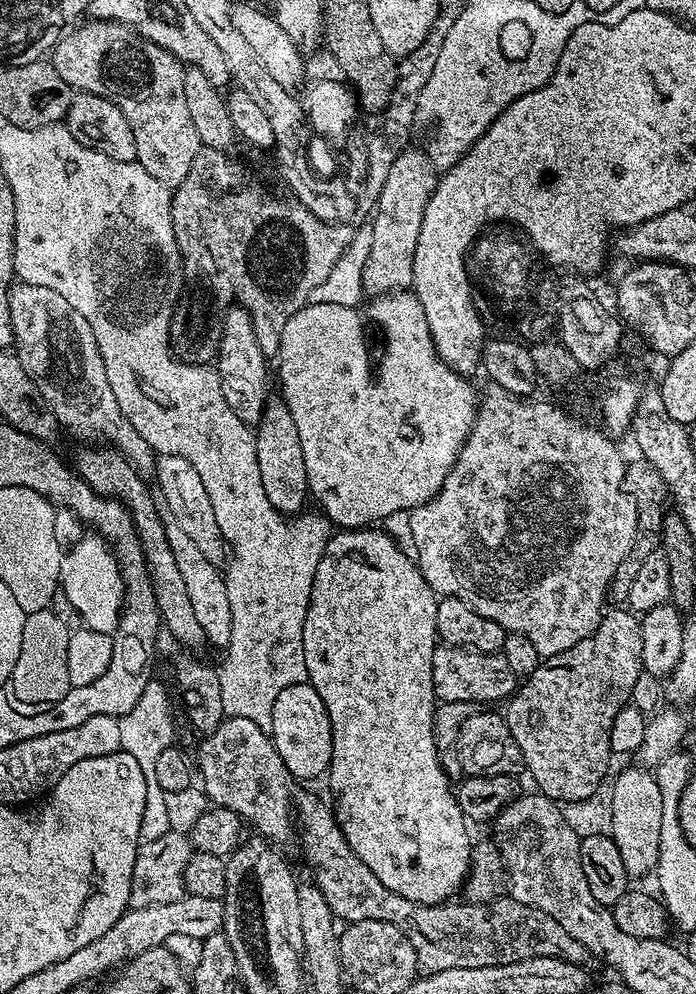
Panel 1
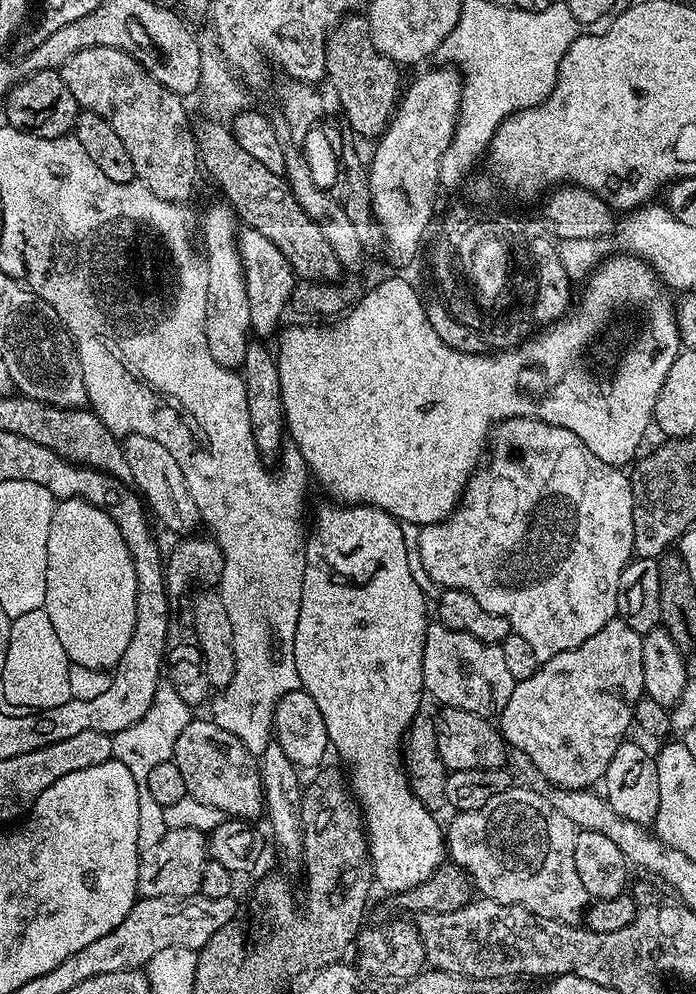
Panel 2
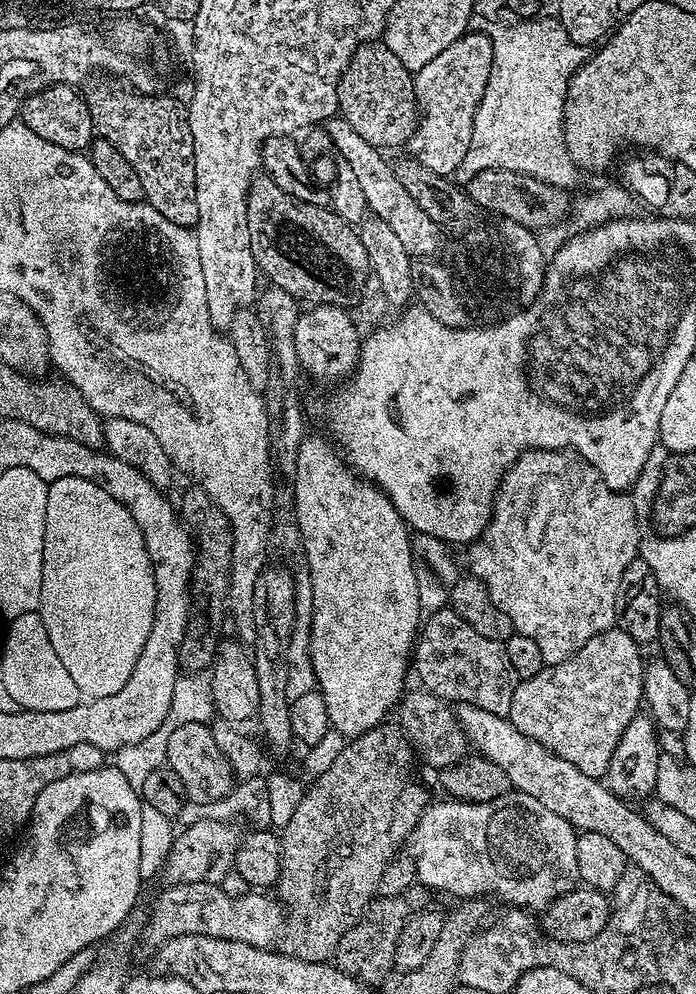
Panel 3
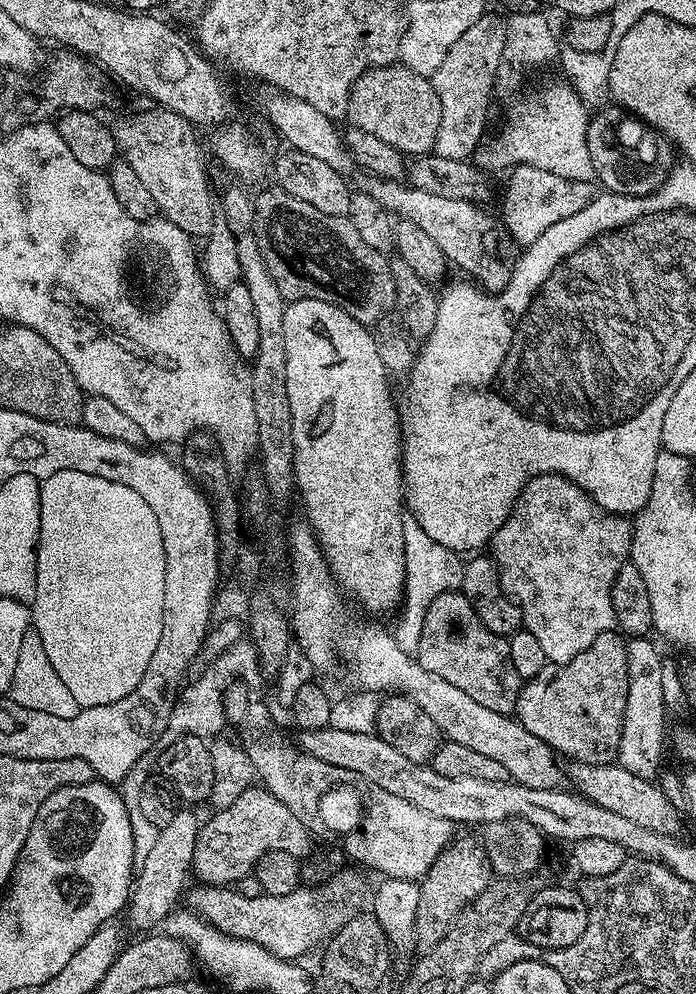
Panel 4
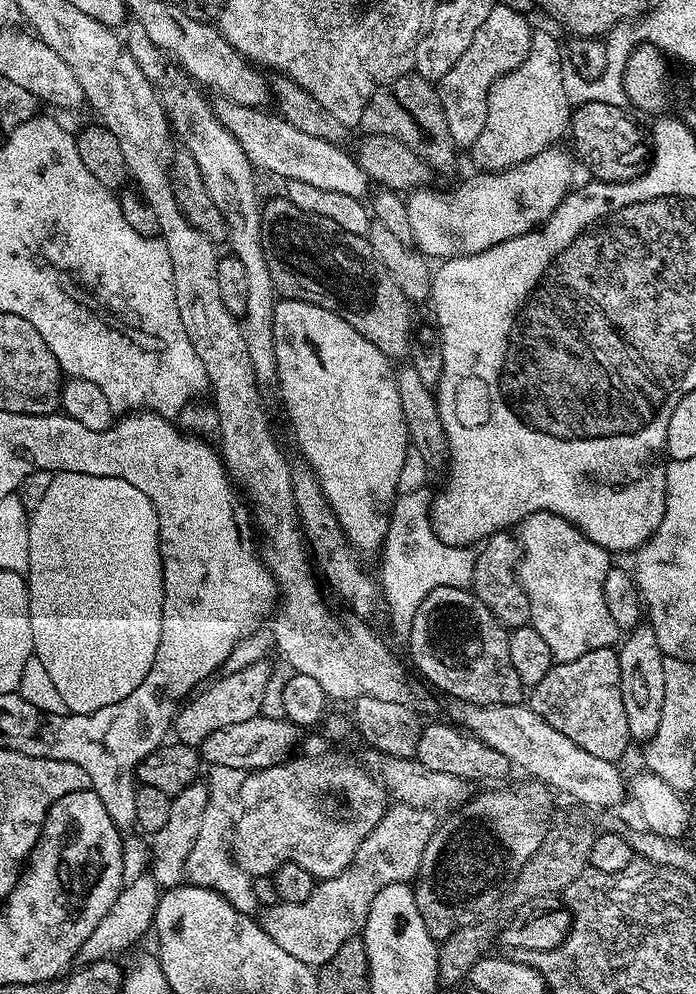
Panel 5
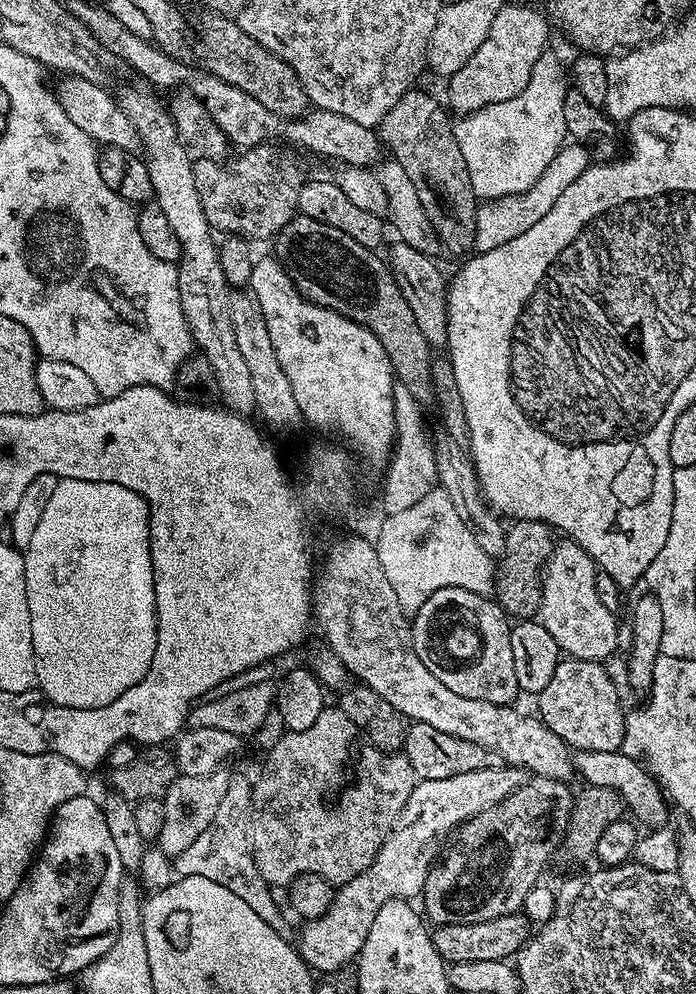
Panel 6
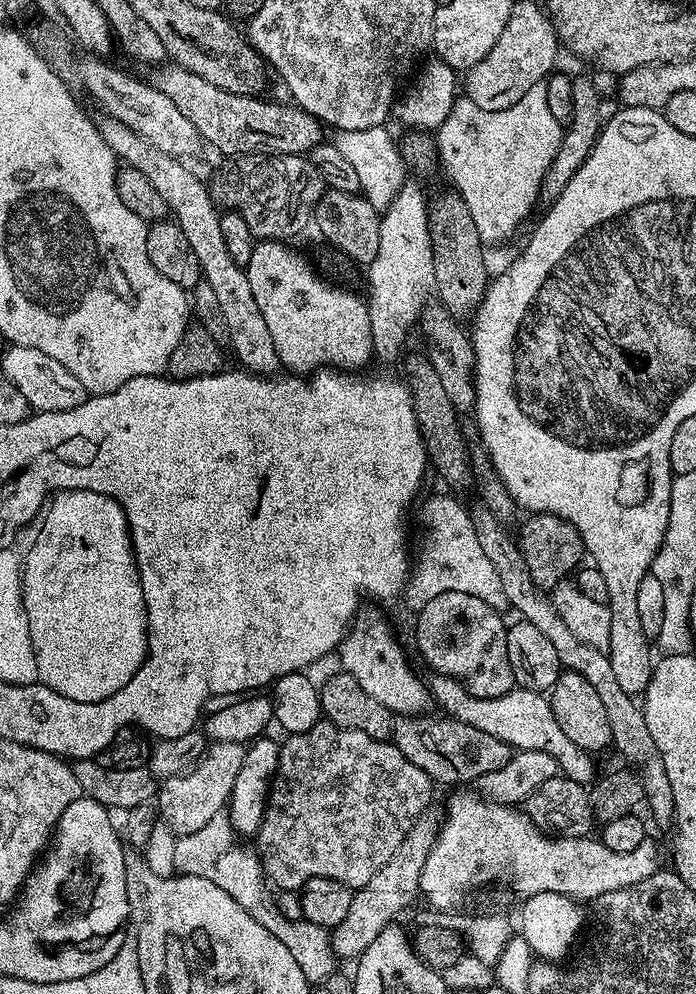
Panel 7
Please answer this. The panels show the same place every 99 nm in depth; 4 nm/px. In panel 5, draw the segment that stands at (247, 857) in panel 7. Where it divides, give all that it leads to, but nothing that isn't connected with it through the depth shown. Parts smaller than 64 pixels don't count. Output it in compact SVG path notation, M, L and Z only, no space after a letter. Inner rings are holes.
M211 766L207 772L206 811L202 814L202 826L198 829L194 850L190 850L190 858L186 858L184 880L199 888L214 890L226 898L226 902L230 902L236 912L252 914L258 908L252 877L239 868L230 851L232 830L236 827L236 817L240 810L240 791L246 774L242 770L234 770L234 766Z

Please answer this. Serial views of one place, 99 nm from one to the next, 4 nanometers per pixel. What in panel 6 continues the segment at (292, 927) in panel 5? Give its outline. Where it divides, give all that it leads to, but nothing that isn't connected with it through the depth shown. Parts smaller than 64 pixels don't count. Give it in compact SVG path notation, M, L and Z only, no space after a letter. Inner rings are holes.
M502 766L499 768L483 768L482 770L470 770L470 774L454 774L454 778L442 778L441 780L420 780L414 786L406 806L400 812L392 833L384 839L380 853L374 858L374 862L365 872L358 874L350 882L339 885L331 906L324 915L317 920L307 921L300 932L300 944L298 951L301 958L309 968L320 974L341 971L345 966L357 959L370 934L370 926L374 926L374 918L378 918L378 910L389 904L391 900L404 900L408 896L419 897L424 890L424 883L428 877L428 869L432 867L438 856L435 844L439 836L447 837L449 833L460 827L465 820L474 814L494 806L505 800L514 790L521 788L528 779L528 774L523 768Z

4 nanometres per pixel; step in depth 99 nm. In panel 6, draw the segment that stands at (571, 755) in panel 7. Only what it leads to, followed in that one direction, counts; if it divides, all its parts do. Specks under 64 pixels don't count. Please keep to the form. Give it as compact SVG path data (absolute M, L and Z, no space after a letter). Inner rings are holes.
M621 751L576 752L574 768L578 776L584 779L585 785L593 788L609 788L617 792L624 800L627 811L641 825L643 825L642 823L648 824L646 826L649 829L656 829L663 828L669 823L668 806L670 807L670 804L666 799L666 794L656 777L645 768L645 765L639 759L624 756Z

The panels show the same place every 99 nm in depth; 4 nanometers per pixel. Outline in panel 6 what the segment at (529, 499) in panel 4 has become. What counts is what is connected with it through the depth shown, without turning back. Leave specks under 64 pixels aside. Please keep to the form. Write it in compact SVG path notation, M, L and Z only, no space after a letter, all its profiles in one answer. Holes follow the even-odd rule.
M567 538L561 539L553 547L550 558L544 564L542 573L542 598L538 619L550 634L554 634L554 642L558 642L561 653L574 660L607 661L607 656L618 652L618 634L620 628L616 619L617 613L606 610L598 598L596 589L597 567L582 550L580 544Z

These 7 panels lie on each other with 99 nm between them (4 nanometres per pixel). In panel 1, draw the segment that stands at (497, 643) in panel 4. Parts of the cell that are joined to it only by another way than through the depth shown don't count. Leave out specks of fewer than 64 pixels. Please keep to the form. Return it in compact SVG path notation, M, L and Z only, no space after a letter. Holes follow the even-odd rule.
M453 644L434 650L432 677L436 699L440 702L470 702L477 706L492 706L495 700L507 701L518 687L518 677L510 670L503 651L479 652L473 648L455 648Z

